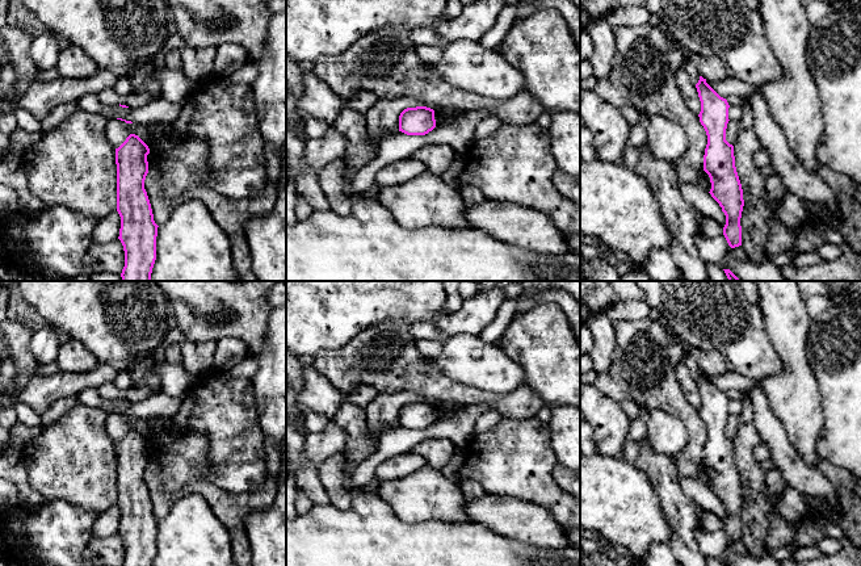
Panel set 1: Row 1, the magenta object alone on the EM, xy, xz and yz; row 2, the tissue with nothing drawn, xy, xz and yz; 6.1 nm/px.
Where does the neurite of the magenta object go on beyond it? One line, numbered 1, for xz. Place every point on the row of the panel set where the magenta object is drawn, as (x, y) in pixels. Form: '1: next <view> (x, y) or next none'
1: next none

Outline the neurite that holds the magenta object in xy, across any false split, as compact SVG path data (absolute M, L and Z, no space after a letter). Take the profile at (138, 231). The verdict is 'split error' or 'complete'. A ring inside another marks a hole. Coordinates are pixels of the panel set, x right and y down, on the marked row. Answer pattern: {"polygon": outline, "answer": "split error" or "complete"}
{"polygon": "M135 134L116 148L117 211L125 251L122 281L151 281L156 260L158 225L144 189L148 173L148 146Z", "answer": "complete"}

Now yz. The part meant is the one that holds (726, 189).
{"polygon": "M700 76L696 84L701 101L700 122L707 135L704 171L709 175L711 197L726 215L723 235L731 248L742 246L740 218L744 206L743 189L735 167L734 146L726 141L728 102Z", "answer": "complete"}

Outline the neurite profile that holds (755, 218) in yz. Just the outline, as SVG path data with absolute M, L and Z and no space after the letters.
M743 100L743 117L739 121L739 133L734 146L735 167L743 189L744 206L740 218L742 226L742 247L752 261L768 260L765 253L765 244L770 235L769 221L773 213L765 201L765 177L760 168L755 164L755 158L759 150L763 148L753 126L752 106L748 100Z

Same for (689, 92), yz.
M684 68L679 70L677 72L677 83L688 108L698 116L701 112L701 101L698 97L698 92Z

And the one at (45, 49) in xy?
M41 29L37 30L30 46L30 58L38 71L45 71L56 67L60 53L58 35Z

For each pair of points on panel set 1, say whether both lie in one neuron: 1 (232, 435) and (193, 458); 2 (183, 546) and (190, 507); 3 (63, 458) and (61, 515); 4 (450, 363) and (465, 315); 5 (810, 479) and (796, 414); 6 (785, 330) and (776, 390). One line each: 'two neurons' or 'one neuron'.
1: two neurons
2: one neuron
3: two neurons
4: two neurons
5: two neurons
6: one neuron

